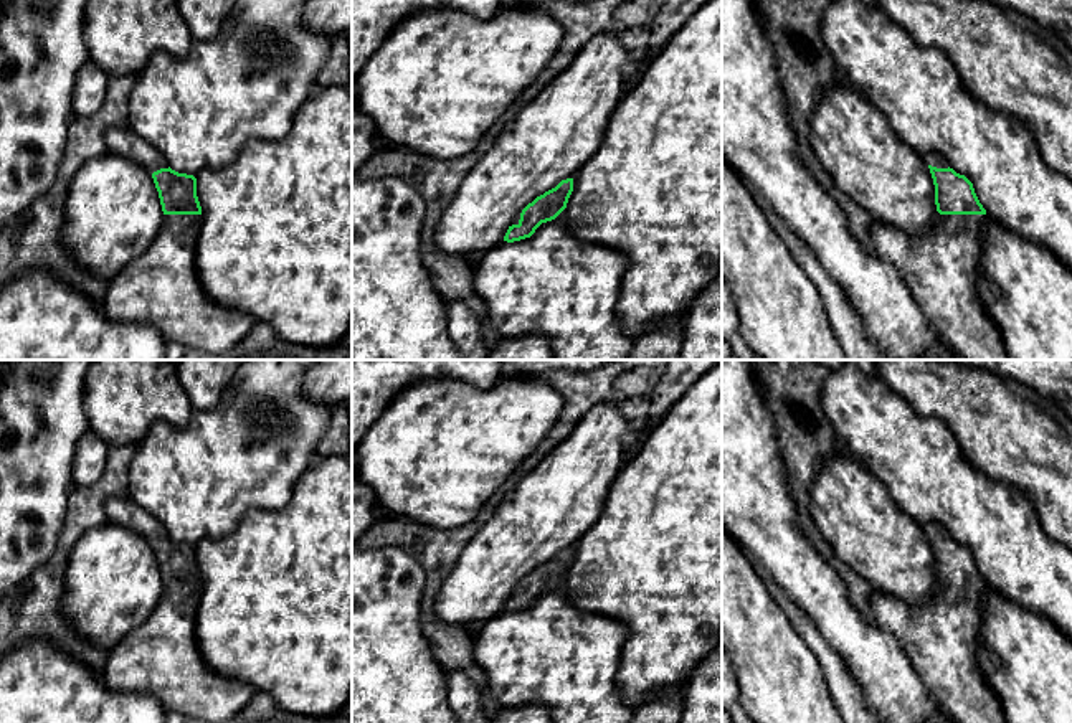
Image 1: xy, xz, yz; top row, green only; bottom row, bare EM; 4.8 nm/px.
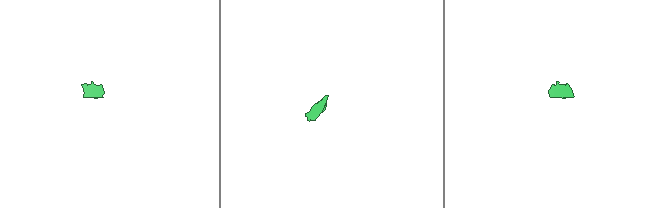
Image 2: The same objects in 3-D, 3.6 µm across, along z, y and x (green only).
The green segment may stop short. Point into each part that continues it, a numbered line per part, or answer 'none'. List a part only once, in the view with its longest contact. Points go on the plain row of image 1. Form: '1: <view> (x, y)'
1: yz (935, 530)
2: yz (940, 634)

